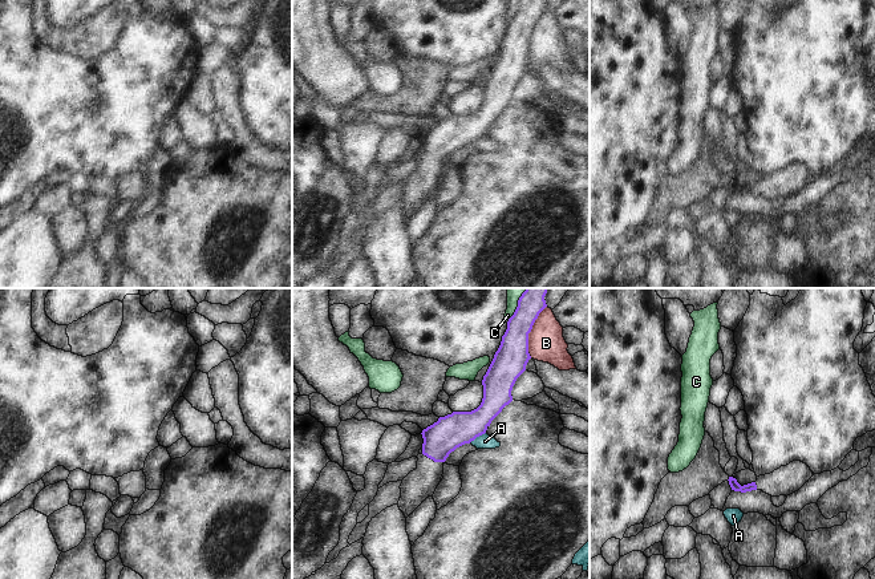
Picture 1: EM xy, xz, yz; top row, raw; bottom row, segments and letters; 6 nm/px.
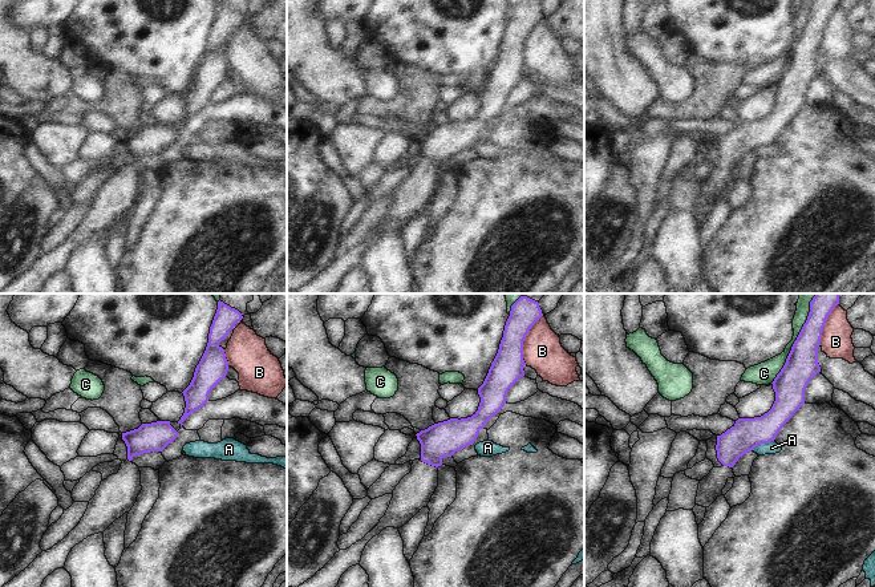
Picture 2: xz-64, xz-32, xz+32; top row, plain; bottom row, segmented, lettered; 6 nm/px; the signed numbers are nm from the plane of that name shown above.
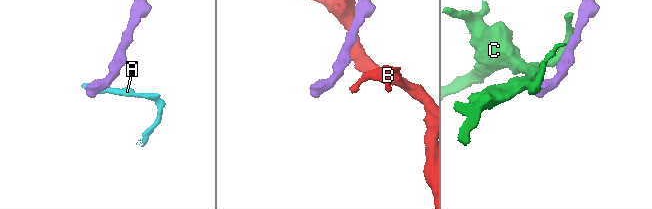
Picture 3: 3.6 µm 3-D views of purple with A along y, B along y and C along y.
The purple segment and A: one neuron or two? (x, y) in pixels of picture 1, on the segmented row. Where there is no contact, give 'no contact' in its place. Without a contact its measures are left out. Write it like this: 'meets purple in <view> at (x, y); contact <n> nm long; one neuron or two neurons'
meets purple in xz at (477, 436); contact 120 nm long; two neurons

